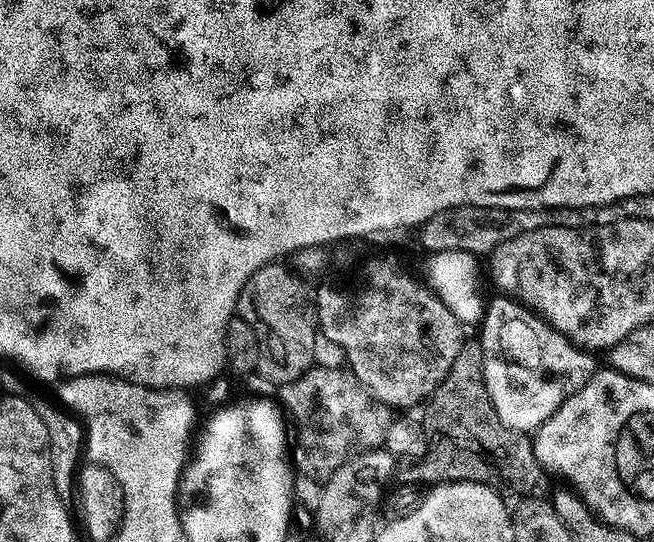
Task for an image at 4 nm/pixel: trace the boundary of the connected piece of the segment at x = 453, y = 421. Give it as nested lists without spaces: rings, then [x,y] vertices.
[[[465,339],[458,350],[458,358],[454,358],[454,366],[450,366],[450,370],[446,374],[444,381],[432,392],[431,396],[426,401],[426,407],[423,409],[424,420],[422,419],[423,439],[426,441],[426,447],[423,449],[422,455],[415,461],[417,463],[409,470],[408,476],[413,485],[421,486],[420,484],[428,484],[427,486],[437,486],[440,484],[487,484],[488,487],[497,490],[505,490],[509,488],[512,492],[528,492],[524,494],[532,494],[536,488],[536,483],[540,480],[542,469],[538,458],[534,454],[534,446],[532,445],[533,437],[527,432],[515,432],[510,430],[502,422],[502,418],[498,418],[498,410],[494,410],[494,402],[490,402],[490,394],[486,390],[486,382],[484,381],[484,351],[480,345],[479,339]]]

